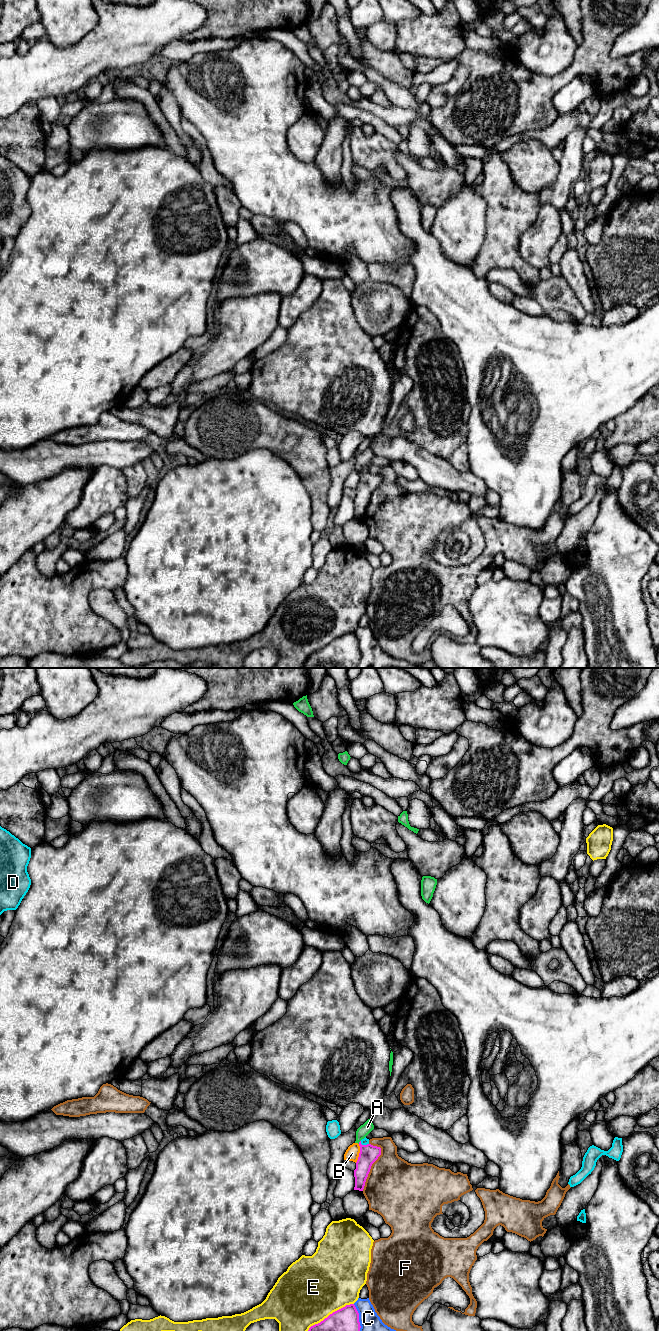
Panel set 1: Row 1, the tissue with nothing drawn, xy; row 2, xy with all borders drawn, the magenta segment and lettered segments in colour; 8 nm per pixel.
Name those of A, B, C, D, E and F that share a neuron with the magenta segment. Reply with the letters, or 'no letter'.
A

